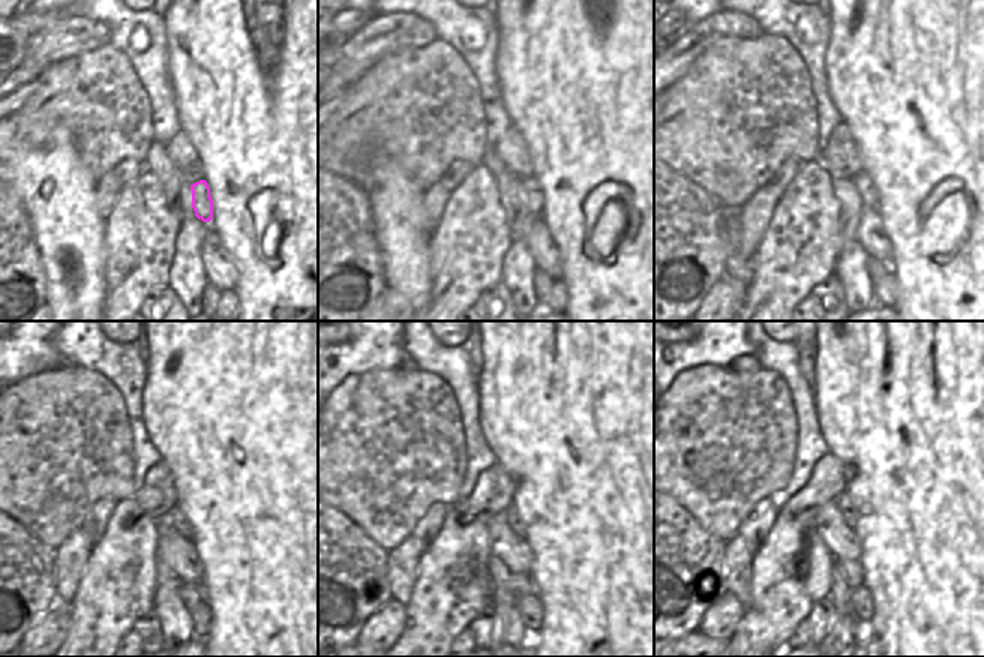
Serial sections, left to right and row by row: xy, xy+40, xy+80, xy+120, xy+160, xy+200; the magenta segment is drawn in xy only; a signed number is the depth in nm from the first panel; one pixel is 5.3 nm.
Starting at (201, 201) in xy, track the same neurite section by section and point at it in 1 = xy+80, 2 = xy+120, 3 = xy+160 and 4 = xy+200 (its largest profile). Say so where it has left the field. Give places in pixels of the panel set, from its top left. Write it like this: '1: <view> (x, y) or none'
1: xy+80 (869, 194)
2: xy+120 (174, 519)
3: xy+160 (512, 515)
4: xy+200 (849, 515)

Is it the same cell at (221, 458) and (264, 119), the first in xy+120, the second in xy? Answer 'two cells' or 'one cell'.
one cell

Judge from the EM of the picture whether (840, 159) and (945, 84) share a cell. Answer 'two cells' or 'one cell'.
two cells

